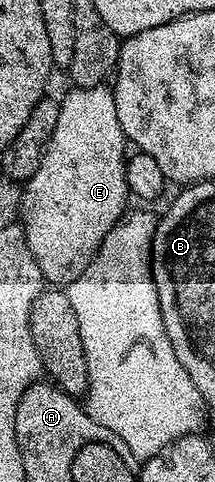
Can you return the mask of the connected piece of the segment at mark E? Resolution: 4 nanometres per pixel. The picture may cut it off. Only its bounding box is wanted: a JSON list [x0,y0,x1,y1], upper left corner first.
[20,84,130,287]

